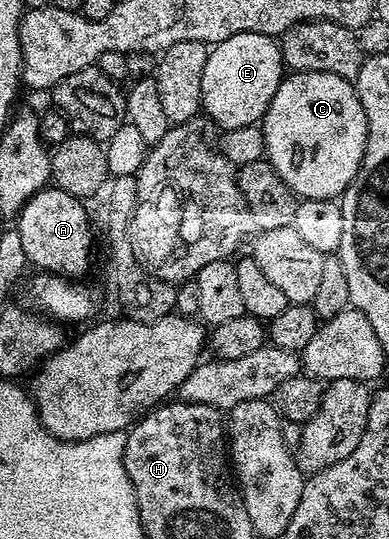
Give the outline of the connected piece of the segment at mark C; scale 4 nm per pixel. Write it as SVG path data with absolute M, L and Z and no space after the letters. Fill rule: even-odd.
M324 72L284 75L261 121L265 158L296 197L342 197L363 164L367 115L352 81Z

